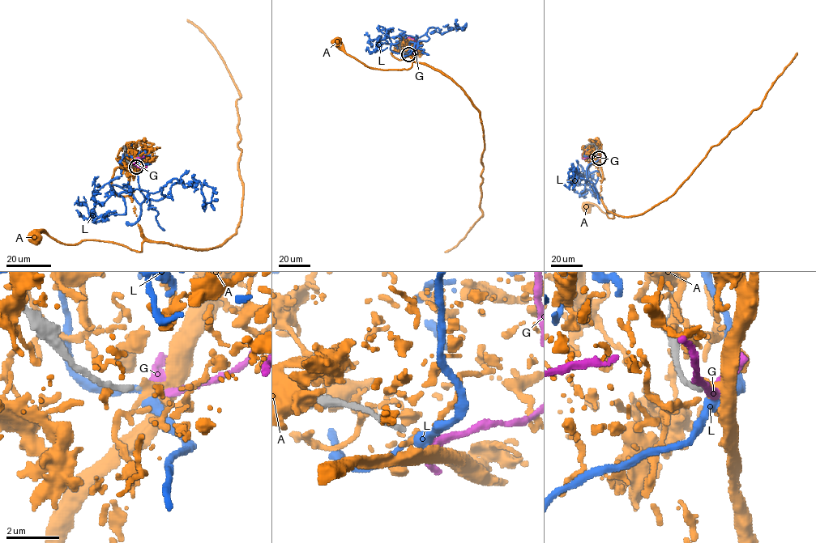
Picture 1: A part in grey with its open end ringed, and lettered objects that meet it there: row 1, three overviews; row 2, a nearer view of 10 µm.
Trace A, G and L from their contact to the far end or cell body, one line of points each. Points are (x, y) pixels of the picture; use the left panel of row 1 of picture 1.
A: (135, 167), (130, 198), (148, 239), (214, 248), (237, 231), (242, 193), (240, 95), (211, 41), (187, 19)
G: (135, 167), (147, 162), (146, 166), (138, 167), (134, 163), (135, 159), (144, 157)
L: (135, 167), (144, 200), (111, 186), (125, 214), (91, 211), (87, 218), (76, 209)

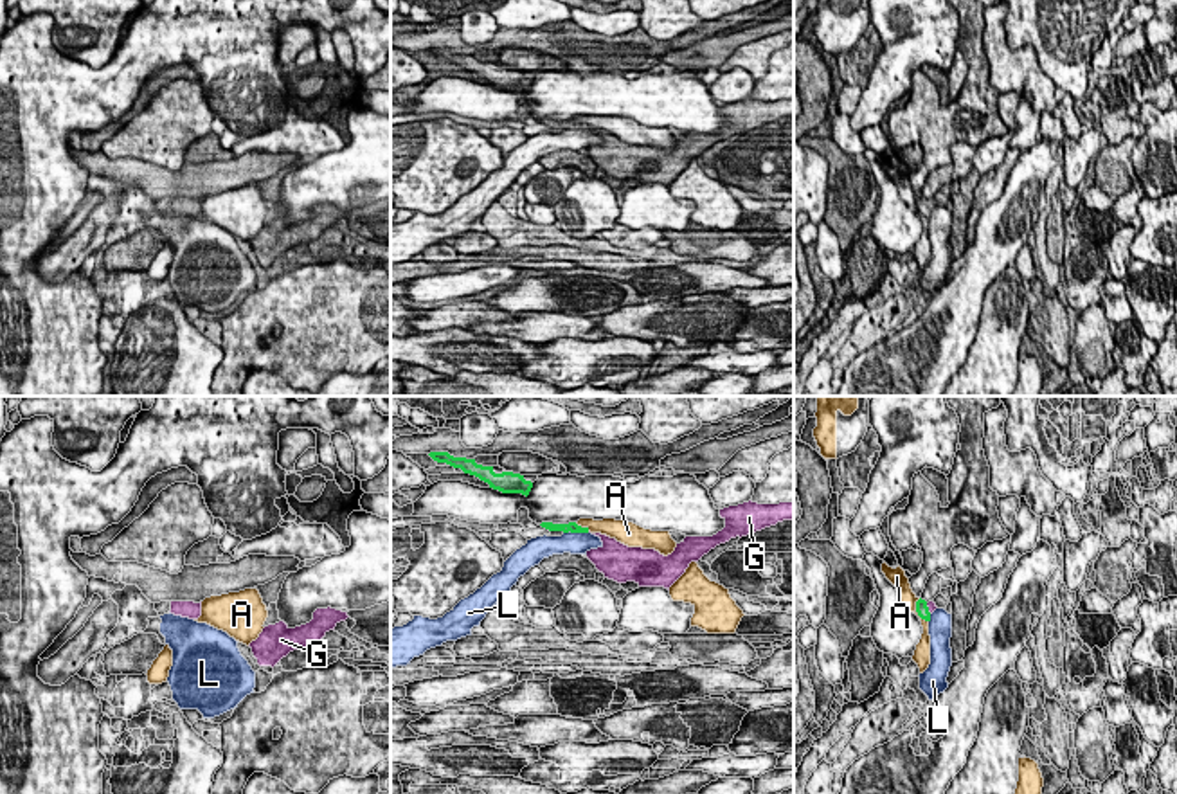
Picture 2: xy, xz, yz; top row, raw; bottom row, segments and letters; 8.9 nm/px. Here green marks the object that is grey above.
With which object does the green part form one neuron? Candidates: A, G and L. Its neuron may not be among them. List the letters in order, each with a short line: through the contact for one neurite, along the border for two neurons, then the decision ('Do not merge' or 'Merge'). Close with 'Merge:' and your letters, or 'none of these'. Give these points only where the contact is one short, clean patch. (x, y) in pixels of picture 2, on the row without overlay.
A: Line: yz (918, 195), (916, 207), (927, 218). Do not merge
G: Line: yz (922, 206), (927, 206), (931, 202). Merge
L: Line: xz (587, 128), (564, 130). Do not merge
Merge: G

